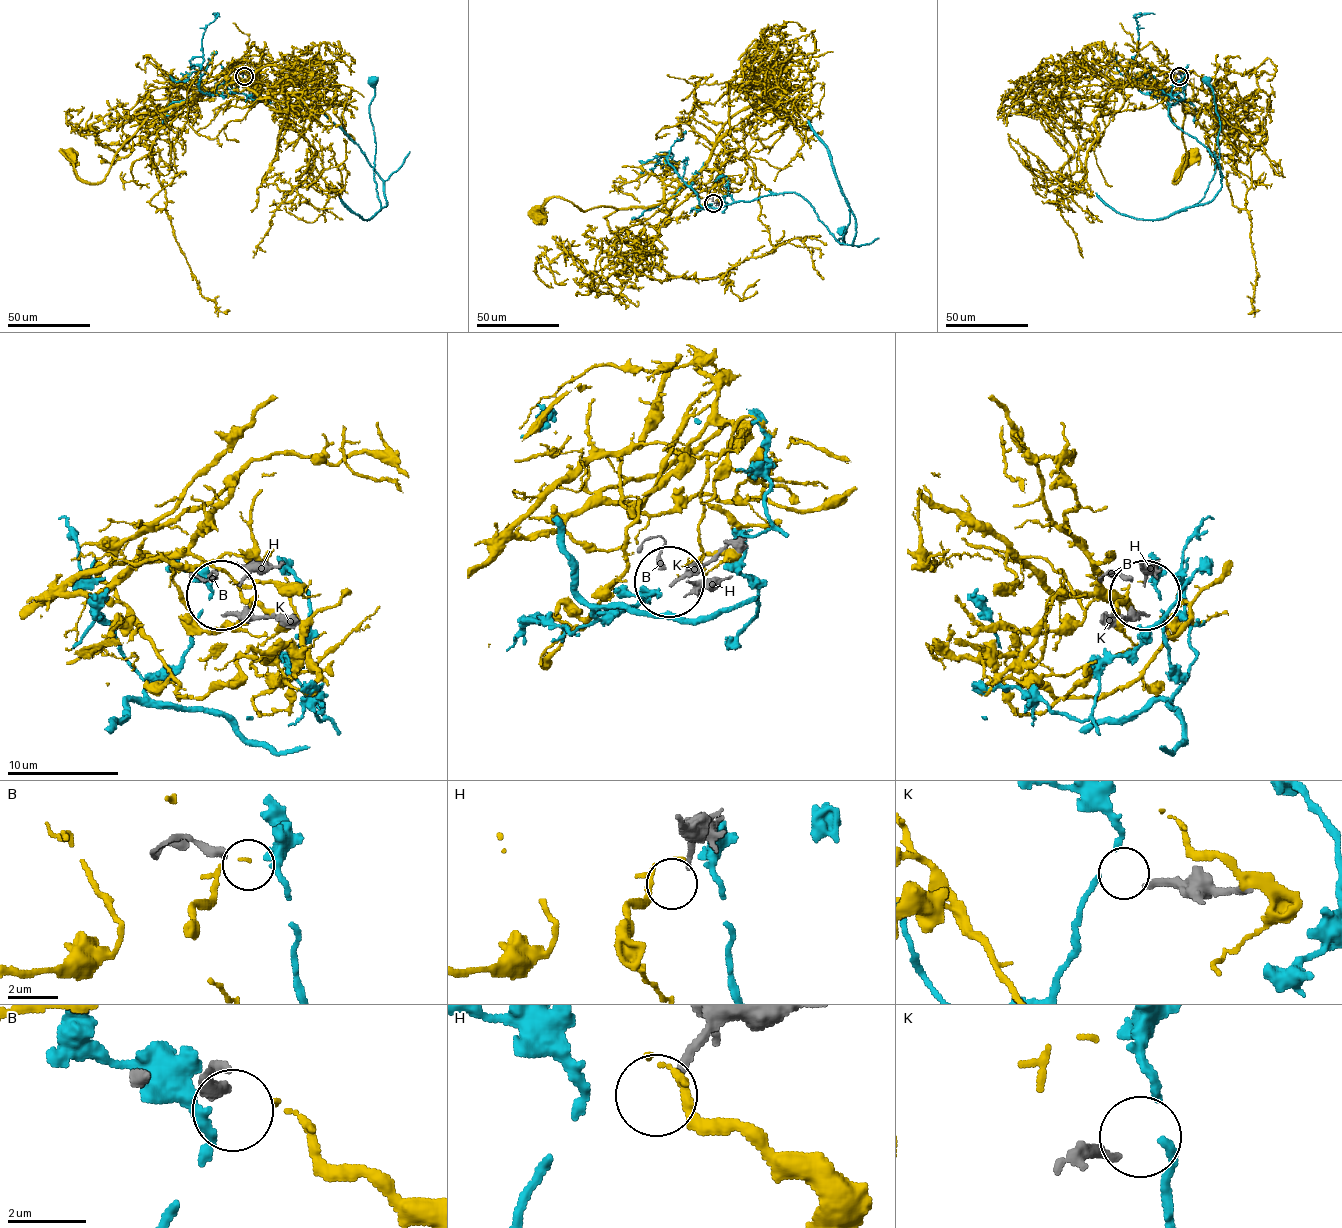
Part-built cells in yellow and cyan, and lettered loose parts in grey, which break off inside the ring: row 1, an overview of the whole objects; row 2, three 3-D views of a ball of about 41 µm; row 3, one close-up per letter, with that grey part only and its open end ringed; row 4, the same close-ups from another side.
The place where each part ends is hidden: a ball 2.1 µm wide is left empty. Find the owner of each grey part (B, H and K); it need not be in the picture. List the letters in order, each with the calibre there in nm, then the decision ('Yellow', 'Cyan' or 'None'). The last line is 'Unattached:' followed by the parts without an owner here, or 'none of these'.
B: Thickness 420 nm. Yellow
H: Thickness 200 nm. None
K: Thickness 240 nm. Cyan
Unattached: H

